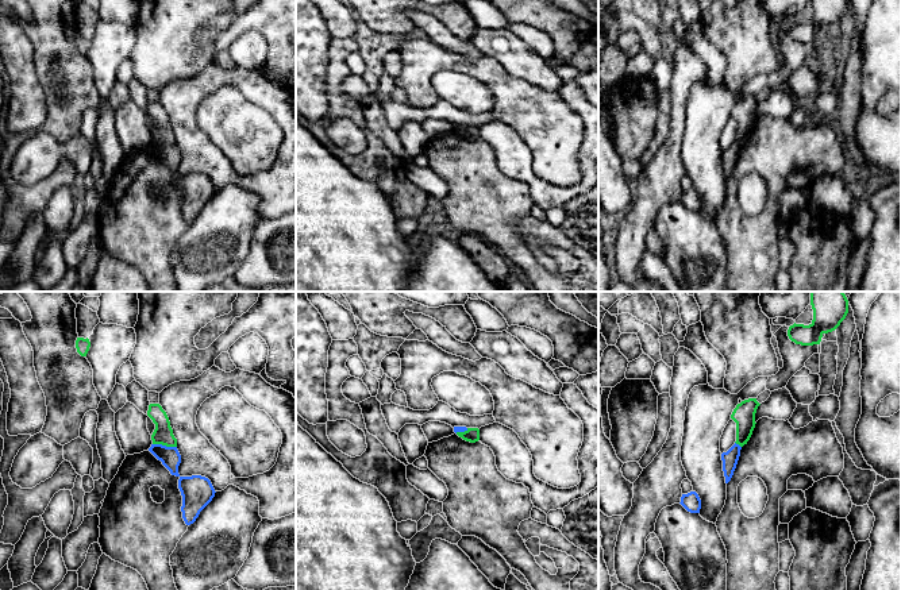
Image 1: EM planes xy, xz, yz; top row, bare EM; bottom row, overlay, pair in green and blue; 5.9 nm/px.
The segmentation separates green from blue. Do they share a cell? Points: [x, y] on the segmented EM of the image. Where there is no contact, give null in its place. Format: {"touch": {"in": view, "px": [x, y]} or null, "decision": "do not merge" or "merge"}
{"touch": {"in": "xy", "px": [165, 444]}, "decision": "do not merge"}

